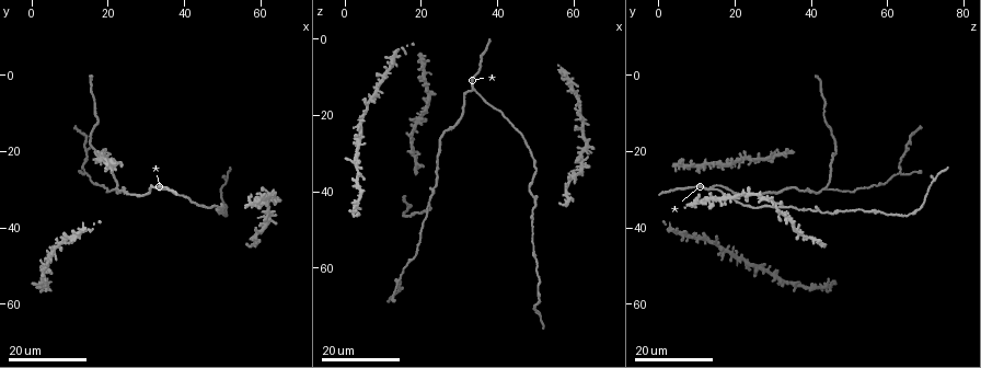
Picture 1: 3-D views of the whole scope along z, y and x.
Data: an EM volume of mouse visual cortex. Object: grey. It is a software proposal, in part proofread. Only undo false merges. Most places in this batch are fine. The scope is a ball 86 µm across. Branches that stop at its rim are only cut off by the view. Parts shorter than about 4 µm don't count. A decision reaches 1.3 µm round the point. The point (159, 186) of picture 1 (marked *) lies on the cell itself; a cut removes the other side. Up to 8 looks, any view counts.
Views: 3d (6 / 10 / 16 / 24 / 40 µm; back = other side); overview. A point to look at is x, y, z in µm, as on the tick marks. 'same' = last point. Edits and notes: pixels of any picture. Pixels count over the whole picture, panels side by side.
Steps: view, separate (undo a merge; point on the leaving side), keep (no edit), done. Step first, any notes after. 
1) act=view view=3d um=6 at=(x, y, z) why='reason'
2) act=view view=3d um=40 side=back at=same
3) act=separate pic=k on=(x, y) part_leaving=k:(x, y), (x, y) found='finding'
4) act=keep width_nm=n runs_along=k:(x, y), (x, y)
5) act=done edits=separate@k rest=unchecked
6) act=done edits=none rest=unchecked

act=view view=3d um=16 at=(33.5, 30.0, 13.0) why='three arms meet'

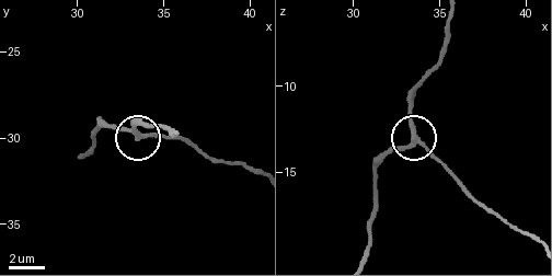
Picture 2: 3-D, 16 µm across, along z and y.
act=view view=3d um=10 at=(33.7, 29.8, 13.3) why='closer look'

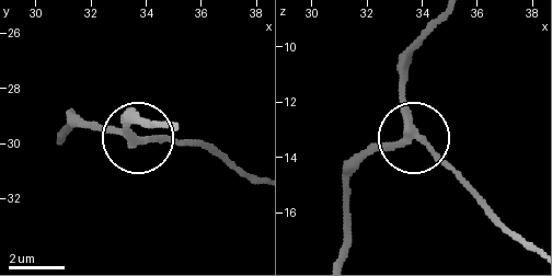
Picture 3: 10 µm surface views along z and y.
act=keep side_arm_um=80 runs_along=3:(405, 69), (410, 136), (344, 159) found='all the same cell'

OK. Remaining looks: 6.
act=view view=3d um=16 at=(48.0, 35.0, 39.5) why='calibre changes'

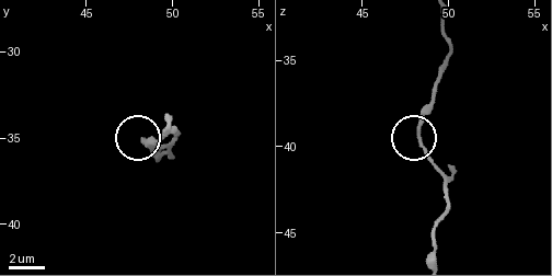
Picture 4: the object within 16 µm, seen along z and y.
act=view view=3d um=6 at=(48.3, 35.1, 38.9)

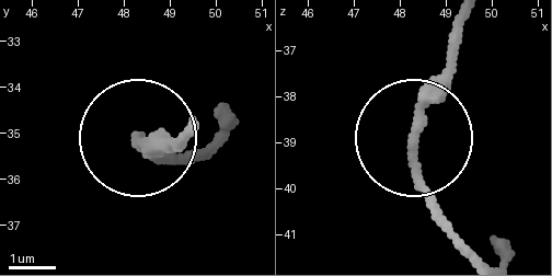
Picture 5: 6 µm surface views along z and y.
act=keep found='one cell here'

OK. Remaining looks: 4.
act=view view=3d um=16 at=(22.5, 30.0, 43.5) why='branch point'

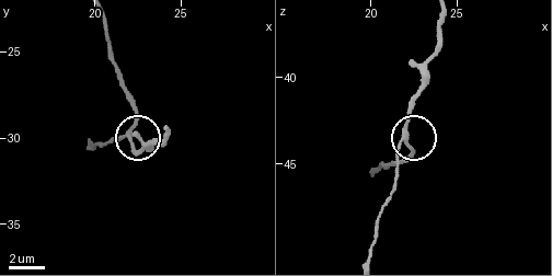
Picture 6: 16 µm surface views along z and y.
act=view view=3d um=10 at=(22.0, 29.7, 43.7)

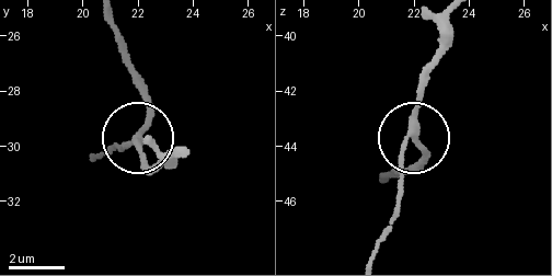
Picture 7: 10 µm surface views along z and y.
act=keep arms=3 found='continuous, no second cell'

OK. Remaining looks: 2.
act=view view=3d um=24 at=(17.0, 12.5, 43.5) why='thick turns thin'

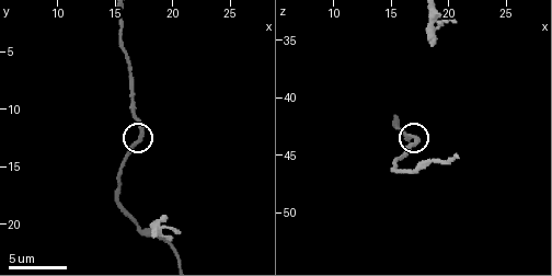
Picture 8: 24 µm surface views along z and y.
act=view view=3d um=10 at=(17.4, 12.2, 43.8)

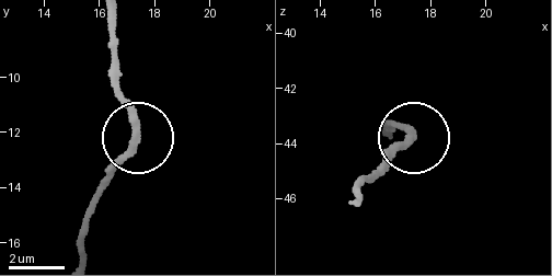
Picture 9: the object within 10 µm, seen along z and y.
act=keep found='one cell here'

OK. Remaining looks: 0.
act=done edits=none rest=unchecked

